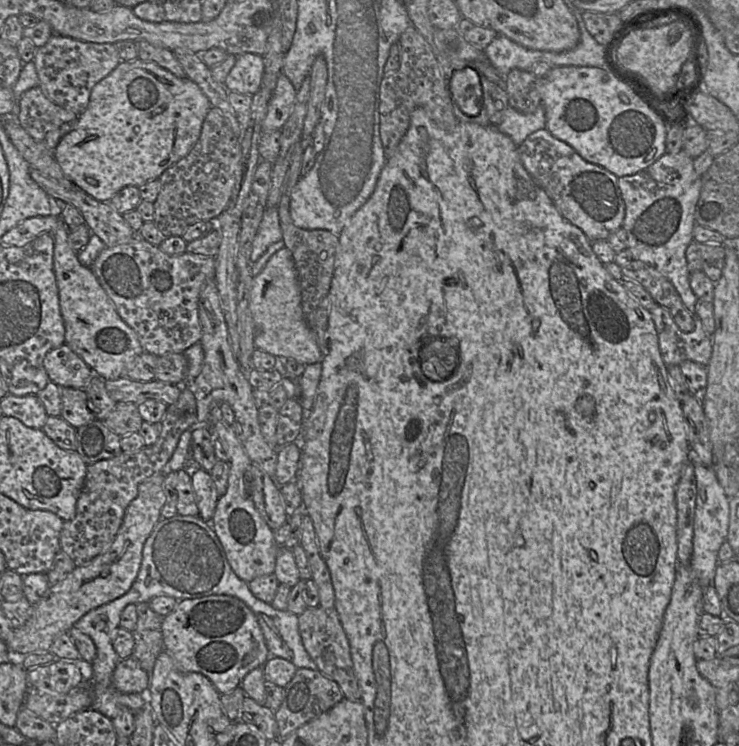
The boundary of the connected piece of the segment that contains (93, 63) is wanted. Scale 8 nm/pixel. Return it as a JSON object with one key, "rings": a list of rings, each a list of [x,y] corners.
{"rings":[[[56,34],[37,49],[33,62],[39,78],[39,88],[45,96],[56,105],[80,115],[89,104],[93,87],[110,74],[122,60],[114,43],[84,42]]]}

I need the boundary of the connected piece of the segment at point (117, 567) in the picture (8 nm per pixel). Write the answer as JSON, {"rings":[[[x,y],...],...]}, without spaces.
{"rings":[[[164,474],[147,478],[138,487],[138,494],[128,505],[123,522],[112,544],[86,565],[75,569],[59,582],[49,586],[45,595],[34,604],[27,622],[14,628],[5,641],[8,650],[23,655],[48,653],[57,636],[67,633],[89,611],[124,595],[135,581],[142,562],[143,546],[166,501]]]}

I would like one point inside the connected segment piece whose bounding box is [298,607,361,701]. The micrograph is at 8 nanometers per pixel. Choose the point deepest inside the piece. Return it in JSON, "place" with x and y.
{"place":[323,636]}

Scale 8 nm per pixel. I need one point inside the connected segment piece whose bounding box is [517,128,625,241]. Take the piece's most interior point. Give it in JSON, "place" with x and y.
{"place":[587,195]}

